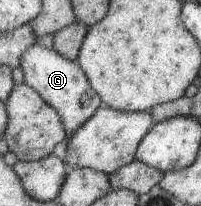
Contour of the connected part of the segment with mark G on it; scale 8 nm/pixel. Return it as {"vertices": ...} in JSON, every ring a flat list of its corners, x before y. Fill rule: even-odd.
{"vertices":[[31,44,21,52,18,66,21,67,23,83,34,89,61,118,66,133,64,141,99,107,100,97,91,89,83,70,53,48]]}

